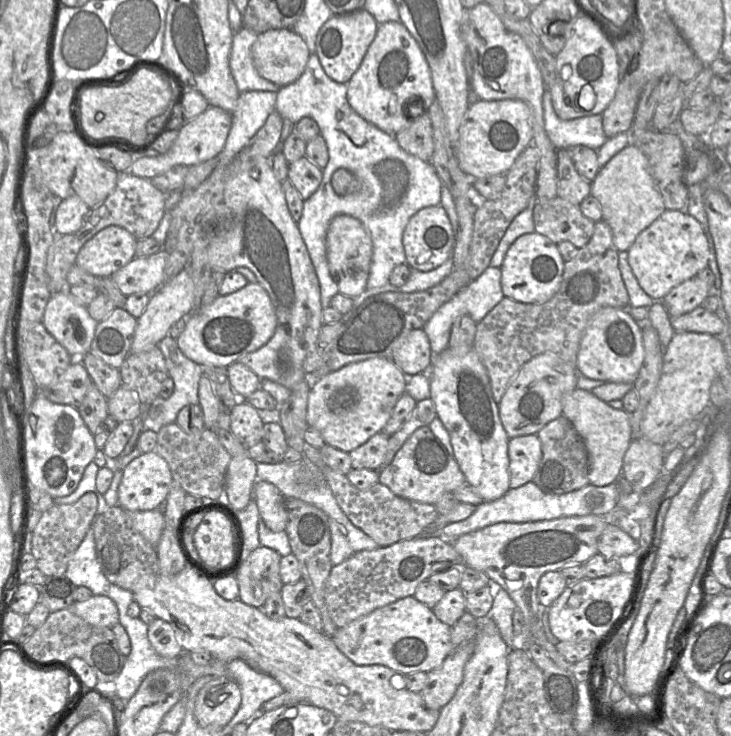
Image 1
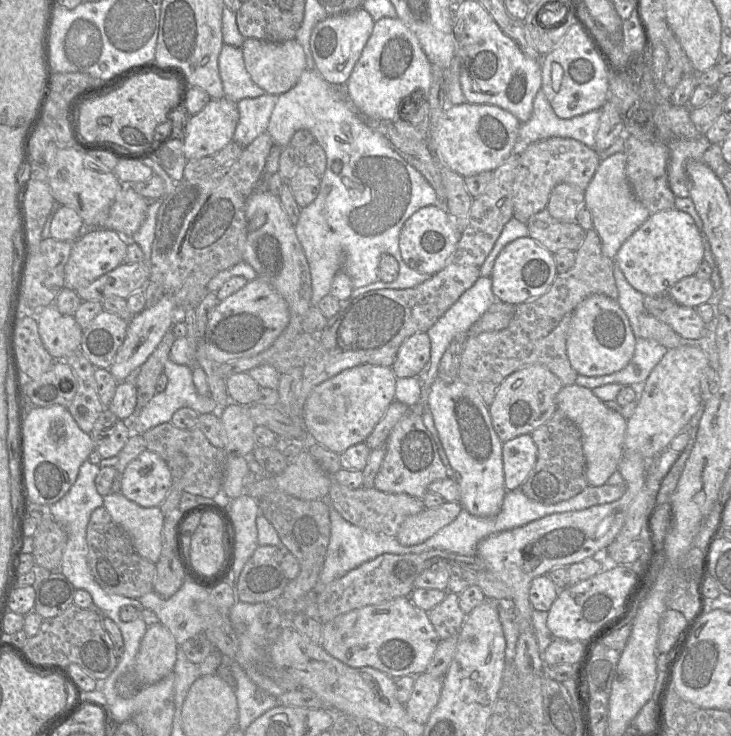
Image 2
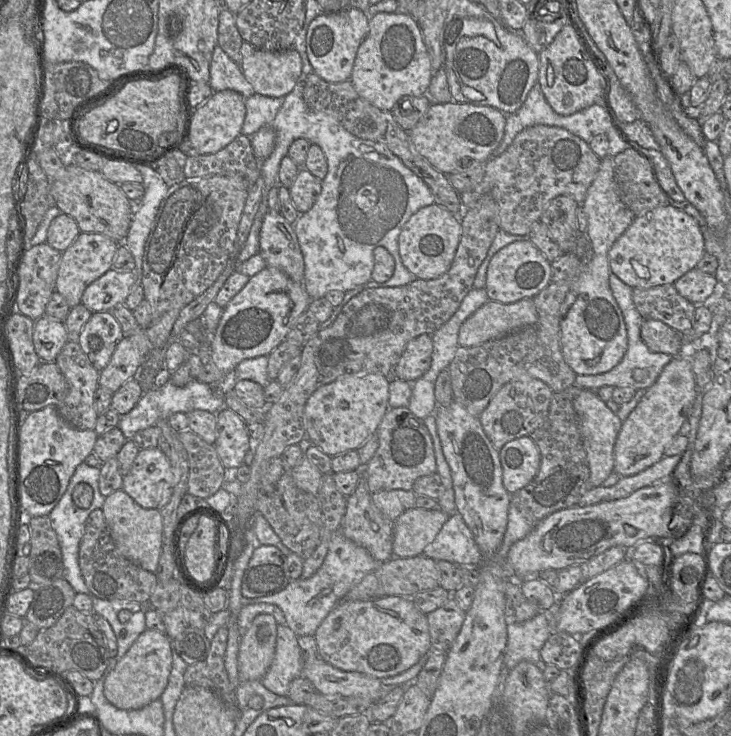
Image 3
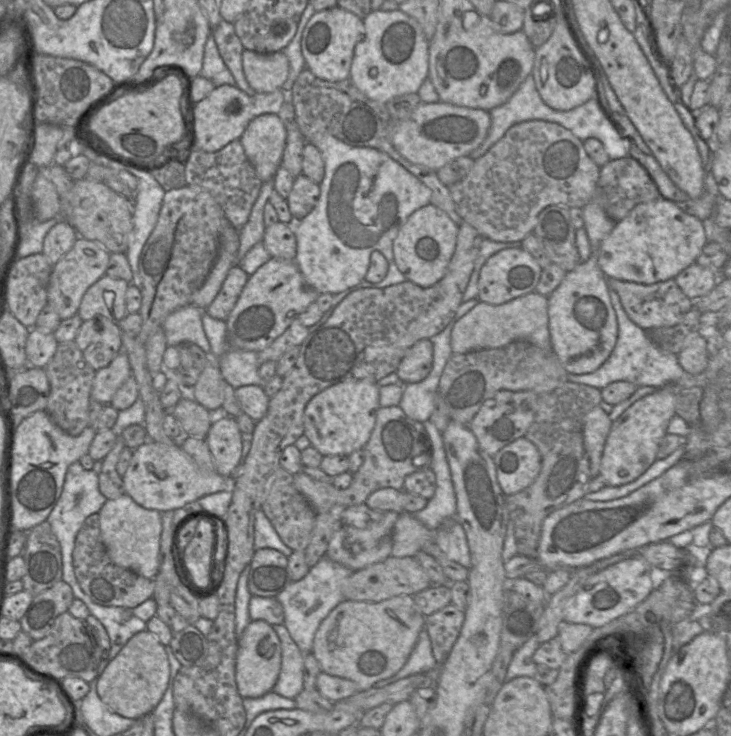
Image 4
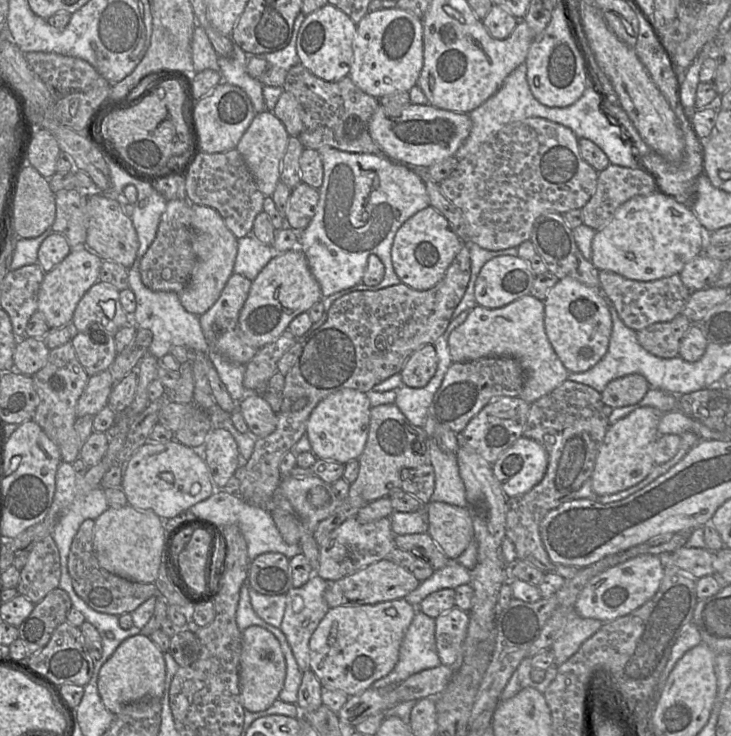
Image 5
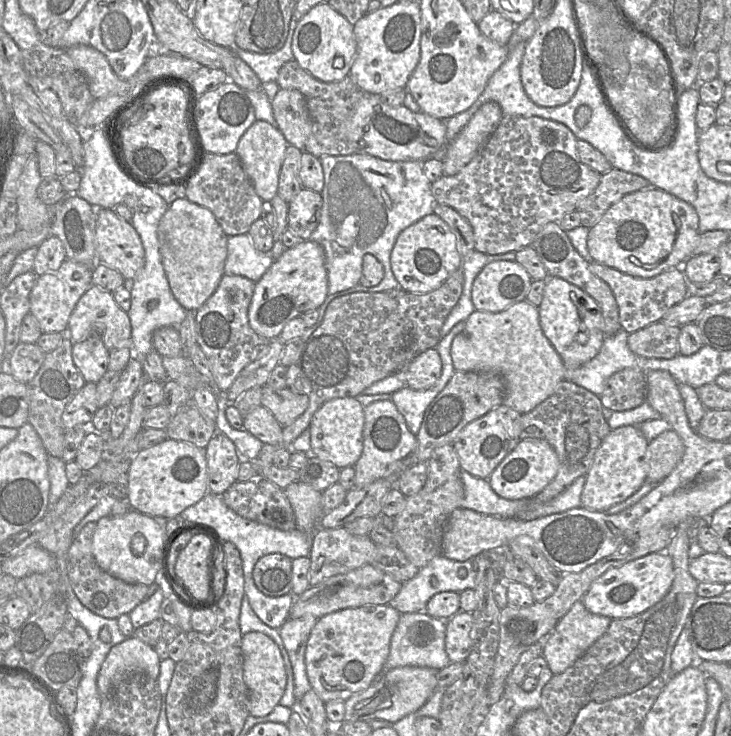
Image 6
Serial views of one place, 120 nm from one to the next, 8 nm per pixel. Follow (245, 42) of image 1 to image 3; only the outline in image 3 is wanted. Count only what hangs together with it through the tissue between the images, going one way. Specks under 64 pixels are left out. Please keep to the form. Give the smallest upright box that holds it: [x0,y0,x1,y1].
[209,44,255,99]

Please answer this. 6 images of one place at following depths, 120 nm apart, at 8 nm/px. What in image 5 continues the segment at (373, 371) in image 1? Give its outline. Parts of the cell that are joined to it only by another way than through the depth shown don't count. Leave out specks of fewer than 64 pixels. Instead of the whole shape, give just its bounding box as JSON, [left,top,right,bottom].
[306,389,371,464]

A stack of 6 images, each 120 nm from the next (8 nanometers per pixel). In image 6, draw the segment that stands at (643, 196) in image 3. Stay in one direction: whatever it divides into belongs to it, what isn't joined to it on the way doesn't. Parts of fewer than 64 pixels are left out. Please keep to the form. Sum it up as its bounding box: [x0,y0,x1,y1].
[575,167,651,228]

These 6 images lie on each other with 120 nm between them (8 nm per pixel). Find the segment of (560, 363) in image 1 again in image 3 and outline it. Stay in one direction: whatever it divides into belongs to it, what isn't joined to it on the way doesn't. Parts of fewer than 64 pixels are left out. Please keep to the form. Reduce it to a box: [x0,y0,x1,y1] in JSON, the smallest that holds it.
[478,377,554,450]

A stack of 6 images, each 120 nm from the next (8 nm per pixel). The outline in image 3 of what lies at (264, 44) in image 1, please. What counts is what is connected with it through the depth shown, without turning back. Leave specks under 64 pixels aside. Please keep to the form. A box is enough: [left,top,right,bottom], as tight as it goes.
[240,41,303,98]

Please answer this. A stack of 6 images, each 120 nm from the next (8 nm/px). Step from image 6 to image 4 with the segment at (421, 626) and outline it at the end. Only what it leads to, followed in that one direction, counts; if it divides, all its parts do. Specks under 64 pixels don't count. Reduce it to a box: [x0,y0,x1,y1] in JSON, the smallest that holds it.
[373,626,438,688]

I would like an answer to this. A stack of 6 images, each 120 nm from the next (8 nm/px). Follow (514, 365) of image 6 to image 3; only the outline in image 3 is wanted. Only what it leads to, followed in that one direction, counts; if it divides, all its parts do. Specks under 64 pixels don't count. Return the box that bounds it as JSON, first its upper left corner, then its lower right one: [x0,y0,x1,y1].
[458,298,538,347]

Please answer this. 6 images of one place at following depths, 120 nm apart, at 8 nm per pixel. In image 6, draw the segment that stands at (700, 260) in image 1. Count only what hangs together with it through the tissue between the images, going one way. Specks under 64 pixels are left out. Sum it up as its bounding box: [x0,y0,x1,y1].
[587,187,699,278]

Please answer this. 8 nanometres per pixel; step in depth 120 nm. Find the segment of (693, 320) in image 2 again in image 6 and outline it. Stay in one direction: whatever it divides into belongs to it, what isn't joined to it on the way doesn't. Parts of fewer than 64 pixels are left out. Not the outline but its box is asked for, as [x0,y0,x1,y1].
[589,261,688,334]

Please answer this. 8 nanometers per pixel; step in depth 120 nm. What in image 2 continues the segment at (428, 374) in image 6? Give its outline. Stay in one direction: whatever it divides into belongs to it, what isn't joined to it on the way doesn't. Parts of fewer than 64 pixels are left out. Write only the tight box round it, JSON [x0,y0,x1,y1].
[391,332,430,378]

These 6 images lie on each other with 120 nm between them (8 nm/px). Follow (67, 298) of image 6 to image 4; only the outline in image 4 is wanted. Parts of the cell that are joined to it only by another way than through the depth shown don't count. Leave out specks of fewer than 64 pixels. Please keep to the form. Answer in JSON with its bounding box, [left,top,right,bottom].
[47,236,110,320]

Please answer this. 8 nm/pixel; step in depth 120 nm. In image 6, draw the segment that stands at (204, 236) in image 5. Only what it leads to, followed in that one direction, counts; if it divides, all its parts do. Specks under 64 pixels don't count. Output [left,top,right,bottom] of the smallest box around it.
[157,198,228,312]

